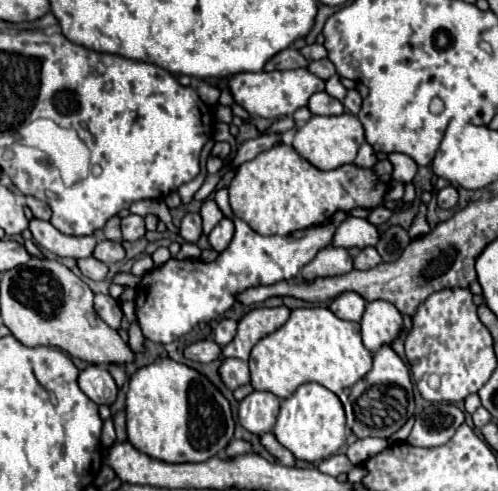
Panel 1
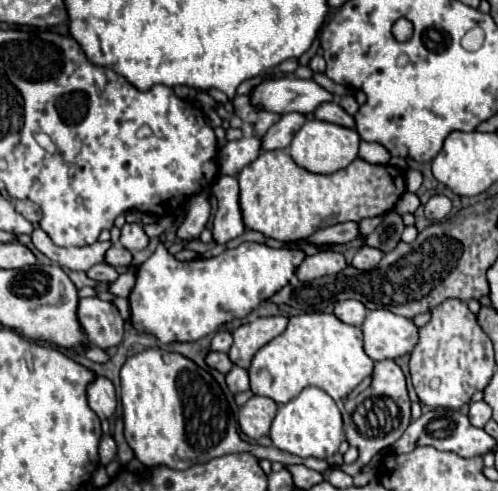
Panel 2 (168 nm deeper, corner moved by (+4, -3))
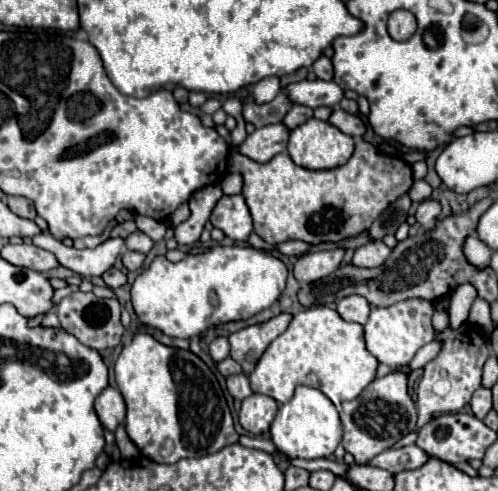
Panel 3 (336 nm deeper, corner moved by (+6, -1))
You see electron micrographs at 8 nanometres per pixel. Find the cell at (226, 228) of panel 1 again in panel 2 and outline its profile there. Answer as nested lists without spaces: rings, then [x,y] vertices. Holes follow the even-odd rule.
[[[220,175],[211,187],[218,202],[218,209],[213,220],[213,239],[224,245],[244,233],[242,209],[238,203],[238,181],[228,175]]]

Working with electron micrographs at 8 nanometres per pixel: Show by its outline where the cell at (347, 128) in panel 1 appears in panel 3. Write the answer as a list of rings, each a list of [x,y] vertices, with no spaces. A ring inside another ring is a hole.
[[[308,119],[304,125],[292,129],[288,141],[288,155],[306,169],[334,169],[344,165],[354,151],[354,139],[334,125]]]

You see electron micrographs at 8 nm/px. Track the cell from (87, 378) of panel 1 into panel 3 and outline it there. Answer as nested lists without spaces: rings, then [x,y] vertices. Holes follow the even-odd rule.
[[[106,387],[94,401],[94,409],[98,413],[98,419],[100,423],[114,431],[122,421],[124,421],[124,415],[126,415],[126,407],[124,407],[124,399],[120,395],[118,389],[114,387]]]

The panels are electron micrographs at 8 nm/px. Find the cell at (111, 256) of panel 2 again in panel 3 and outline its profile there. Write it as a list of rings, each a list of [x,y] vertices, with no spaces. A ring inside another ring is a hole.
[[[124,251],[122,253],[122,263],[128,271],[134,271],[134,269],[140,269],[142,263],[144,263],[146,255],[144,253],[138,253],[138,251]]]

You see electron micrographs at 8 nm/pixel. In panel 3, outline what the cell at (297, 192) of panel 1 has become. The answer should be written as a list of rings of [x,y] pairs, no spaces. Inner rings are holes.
[[[358,139],[350,161],[326,171],[298,167],[288,153],[278,153],[266,163],[256,163],[240,153],[230,153],[228,167],[244,179],[242,195],[254,219],[254,231],[268,243],[302,239],[312,245],[340,243],[366,231],[372,221],[412,187],[412,169],[396,155],[384,155],[374,145]]]

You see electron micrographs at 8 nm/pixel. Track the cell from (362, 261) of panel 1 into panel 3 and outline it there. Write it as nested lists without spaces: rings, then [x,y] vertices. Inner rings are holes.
[[[372,241],[356,249],[352,263],[356,267],[378,267],[384,263],[388,253],[390,253],[390,247],[386,247],[384,241]]]

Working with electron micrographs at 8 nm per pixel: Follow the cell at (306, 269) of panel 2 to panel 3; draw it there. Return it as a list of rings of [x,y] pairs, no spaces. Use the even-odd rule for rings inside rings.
[[[332,249],[332,251],[312,251],[302,257],[298,257],[294,265],[294,277],[300,283],[312,283],[322,277],[328,277],[342,261],[344,249]]]

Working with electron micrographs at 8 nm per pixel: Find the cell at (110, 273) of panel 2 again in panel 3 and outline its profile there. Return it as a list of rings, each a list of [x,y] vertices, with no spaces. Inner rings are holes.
[[[110,269],[110,271],[106,271],[104,275],[102,275],[102,279],[104,279],[104,283],[108,285],[108,287],[112,287],[112,289],[116,289],[116,287],[120,287],[120,285],[124,285],[126,283],[126,275],[122,273],[122,271],[118,271],[118,269]]]

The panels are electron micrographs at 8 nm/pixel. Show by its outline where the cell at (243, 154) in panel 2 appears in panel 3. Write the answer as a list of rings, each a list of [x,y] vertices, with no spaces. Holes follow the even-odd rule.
[[[282,123],[280,125],[266,125],[266,127],[256,129],[252,135],[248,135],[240,145],[234,147],[234,151],[254,159],[256,163],[266,163],[274,155],[286,151],[288,135],[290,135],[290,131]]]

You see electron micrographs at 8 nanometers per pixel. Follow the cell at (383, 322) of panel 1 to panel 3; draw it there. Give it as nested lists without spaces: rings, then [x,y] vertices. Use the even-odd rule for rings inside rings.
[[[400,301],[400,305],[390,305],[384,309],[372,307],[368,323],[364,325],[366,349],[384,365],[396,369],[410,363],[414,353],[434,339],[434,327],[430,317],[434,313],[434,305],[430,301]]]

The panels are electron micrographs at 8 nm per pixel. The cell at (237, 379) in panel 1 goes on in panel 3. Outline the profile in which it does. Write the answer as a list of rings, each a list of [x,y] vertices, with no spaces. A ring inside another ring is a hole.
[[[238,373],[238,375],[230,375],[226,379],[226,385],[228,385],[228,391],[234,399],[246,399],[252,395],[252,389],[250,389],[250,381],[244,373]]]

